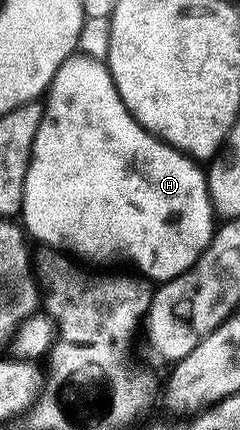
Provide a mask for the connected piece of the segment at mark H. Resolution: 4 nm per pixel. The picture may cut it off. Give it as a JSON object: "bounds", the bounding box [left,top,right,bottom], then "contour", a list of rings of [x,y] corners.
{"bounds":[20,54,218,282],"contour":[[[83,54],[69,56],[67,62],[57,70],[56,76],[52,79],[52,84],[48,87],[43,105],[42,122],[38,126],[38,134],[34,138],[32,157],[26,170],[24,197],[20,207],[22,217],[24,216],[22,224],[27,235],[33,241],[41,240],[42,243],[48,244],[44,246],[49,249],[71,254],[77,261],[87,262],[92,266],[100,266],[96,264],[133,264],[137,268],[133,269],[141,277],[152,282],[172,280],[175,276],[190,271],[198,262],[200,255],[206,250],[206,246],[212,241],[218,227],[218,220],[212,207],[212,199],[208,193],[208,178],[205,169],[193,157],[187,156],[185,152],[180,152],[171,144],[160,139],[159,136],[153,136],[151,132],[147,132],[132,117],[132,111],[122,102],[107,63],[103,61],[94,60]]]}

